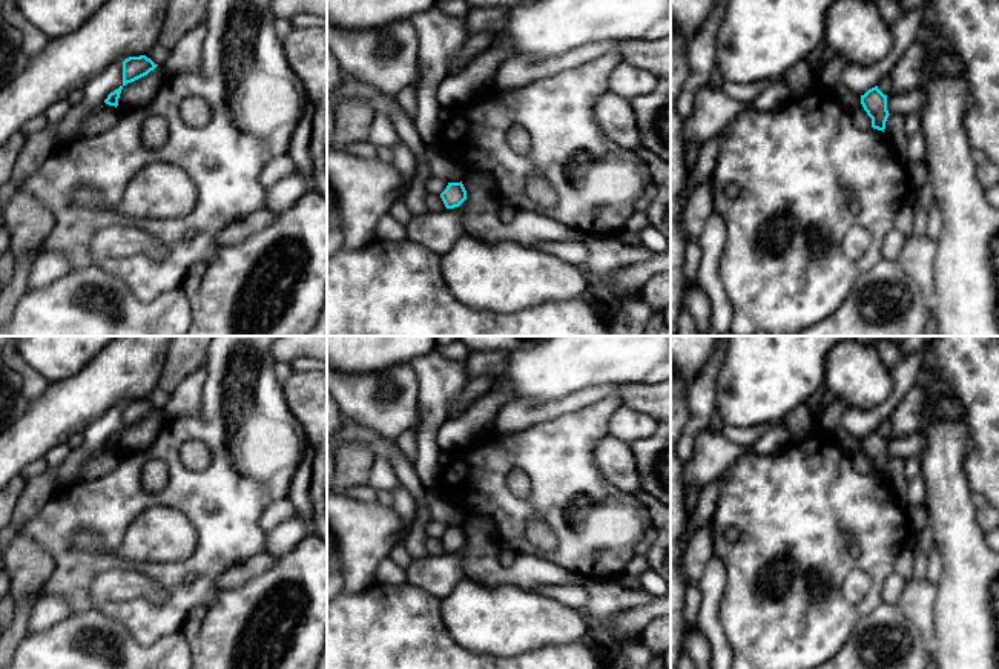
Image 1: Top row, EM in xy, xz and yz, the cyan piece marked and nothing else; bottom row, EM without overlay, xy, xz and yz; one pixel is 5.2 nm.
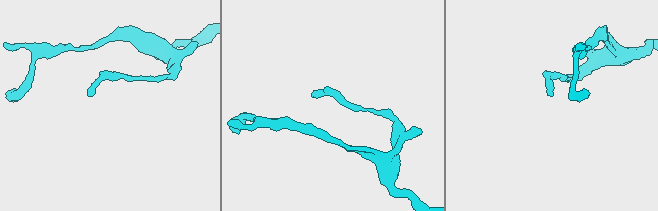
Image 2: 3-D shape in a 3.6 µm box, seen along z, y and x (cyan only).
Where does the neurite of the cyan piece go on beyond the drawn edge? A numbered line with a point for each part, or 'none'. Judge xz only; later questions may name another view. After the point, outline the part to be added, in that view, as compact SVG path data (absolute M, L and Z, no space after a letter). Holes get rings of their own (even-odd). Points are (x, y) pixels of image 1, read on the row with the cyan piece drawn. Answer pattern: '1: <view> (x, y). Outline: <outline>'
none

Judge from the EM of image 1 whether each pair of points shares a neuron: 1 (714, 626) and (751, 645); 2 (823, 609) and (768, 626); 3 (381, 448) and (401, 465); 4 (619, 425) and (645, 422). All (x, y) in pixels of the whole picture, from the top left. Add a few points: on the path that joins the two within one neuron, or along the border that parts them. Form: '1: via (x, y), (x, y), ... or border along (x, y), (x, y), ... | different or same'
1: border along (722, 596), (720, 625), (732, 652) | different
2: via (809, 616), (784, 616), (781, 619) | same
3: via (385, 450), (396, 461) | same
4: via (625, 425), (639, 425) | same

